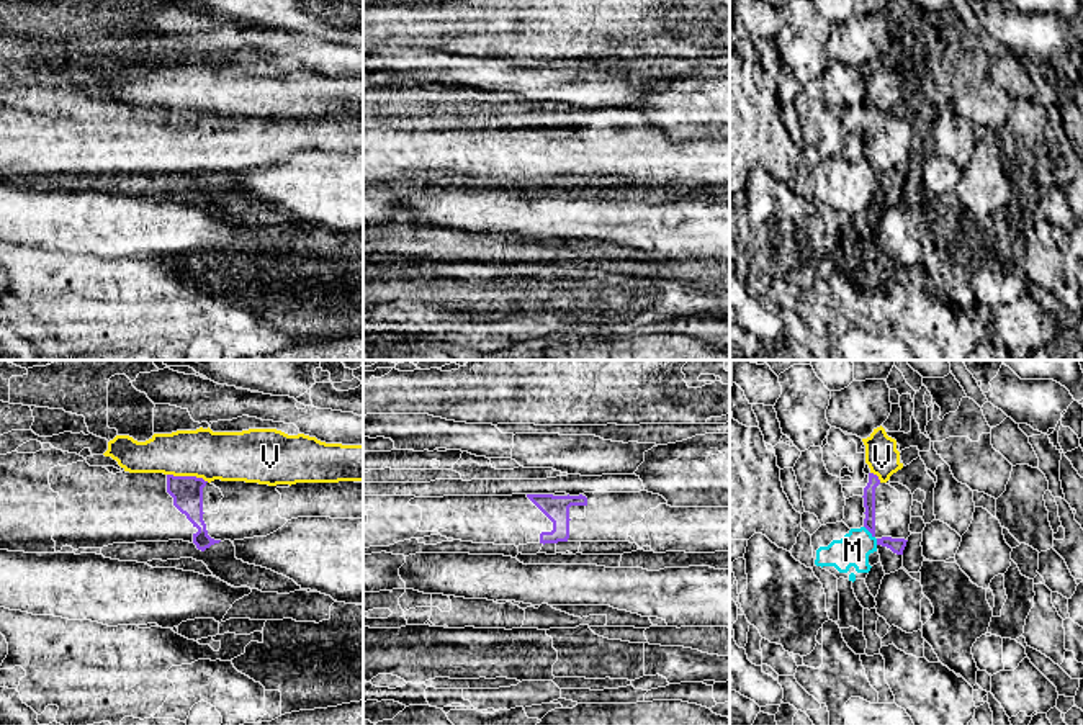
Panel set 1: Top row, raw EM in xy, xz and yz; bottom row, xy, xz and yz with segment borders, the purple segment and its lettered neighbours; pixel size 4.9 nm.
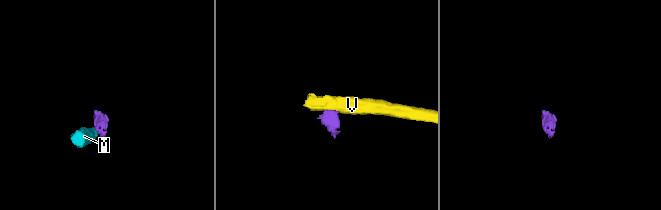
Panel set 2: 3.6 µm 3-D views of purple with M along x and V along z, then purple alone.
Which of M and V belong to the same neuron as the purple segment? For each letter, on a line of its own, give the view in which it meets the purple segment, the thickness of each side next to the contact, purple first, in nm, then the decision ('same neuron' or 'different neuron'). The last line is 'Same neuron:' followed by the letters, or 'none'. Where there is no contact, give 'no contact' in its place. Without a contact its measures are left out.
M: yz | 60/160 nm | different neuron
V: xy | 160/240 nm | different neuron
Same neuron: none

